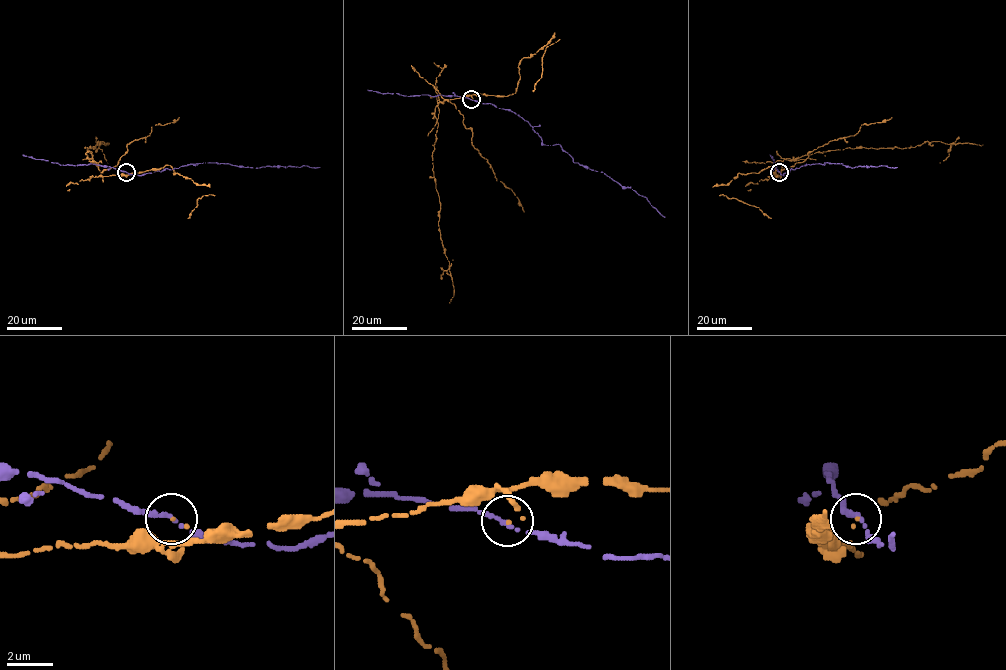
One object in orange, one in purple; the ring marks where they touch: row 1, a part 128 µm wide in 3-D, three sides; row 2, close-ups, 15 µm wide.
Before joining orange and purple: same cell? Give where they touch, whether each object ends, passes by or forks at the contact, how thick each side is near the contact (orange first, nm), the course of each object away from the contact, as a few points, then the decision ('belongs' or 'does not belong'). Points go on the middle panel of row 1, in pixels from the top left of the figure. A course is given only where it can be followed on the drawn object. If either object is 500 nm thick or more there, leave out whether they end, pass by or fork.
place (471, 99); orange ends; purple passes by; calibres 100 and 180 nm; course orange (471, 99), (447, 99), (435, 108), (432, 170), (449, 275), (443, 270), (452, 259); course purple (471, 99), (519, 115), (542, 143), (559, 144), (574, 162), (630, 187), (665, 217); does not belong

